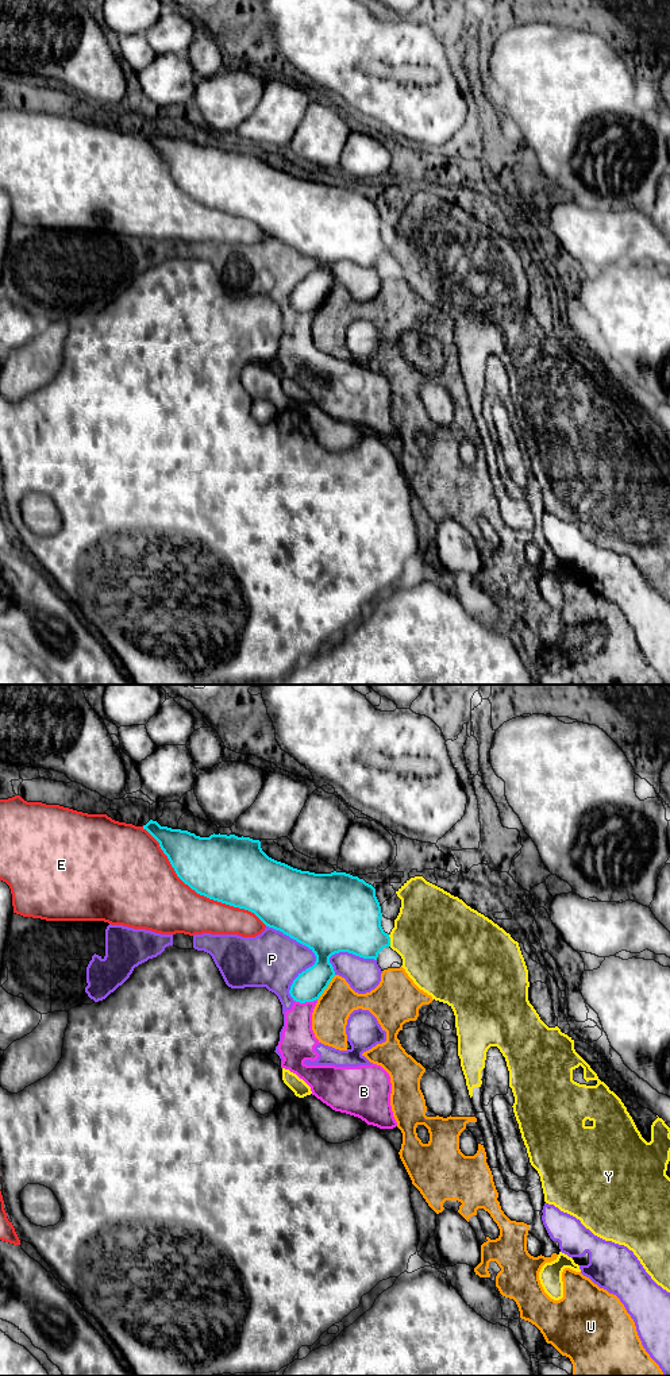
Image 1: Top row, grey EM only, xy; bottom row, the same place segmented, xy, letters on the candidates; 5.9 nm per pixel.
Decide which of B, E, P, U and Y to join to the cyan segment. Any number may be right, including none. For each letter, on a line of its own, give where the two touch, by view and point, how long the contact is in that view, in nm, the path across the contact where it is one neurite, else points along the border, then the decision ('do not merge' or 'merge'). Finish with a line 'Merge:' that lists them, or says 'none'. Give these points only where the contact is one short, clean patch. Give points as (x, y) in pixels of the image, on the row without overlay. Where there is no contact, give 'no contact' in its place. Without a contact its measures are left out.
B: xy (305, 309) | 140 nm | along xy (316, 307), (308, 311), (295, 309) | do not merge
E: xy (197, 201) | 950 nm | do not merge
P: xy (315, 263) | 480 nm | do not merge
U: xy (327, 295) | 190 nm | do not merge
Y: xy (389, 249) | 70 nm | do not merge
Merge: none

